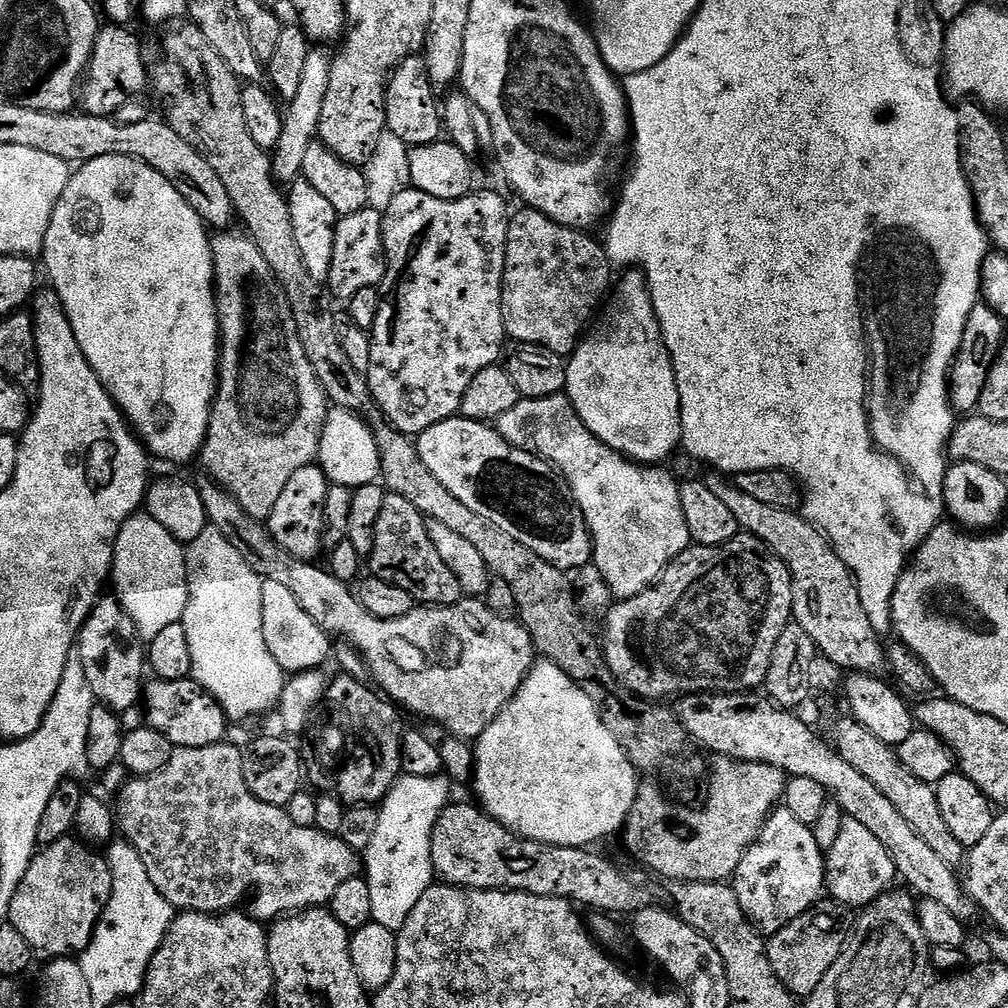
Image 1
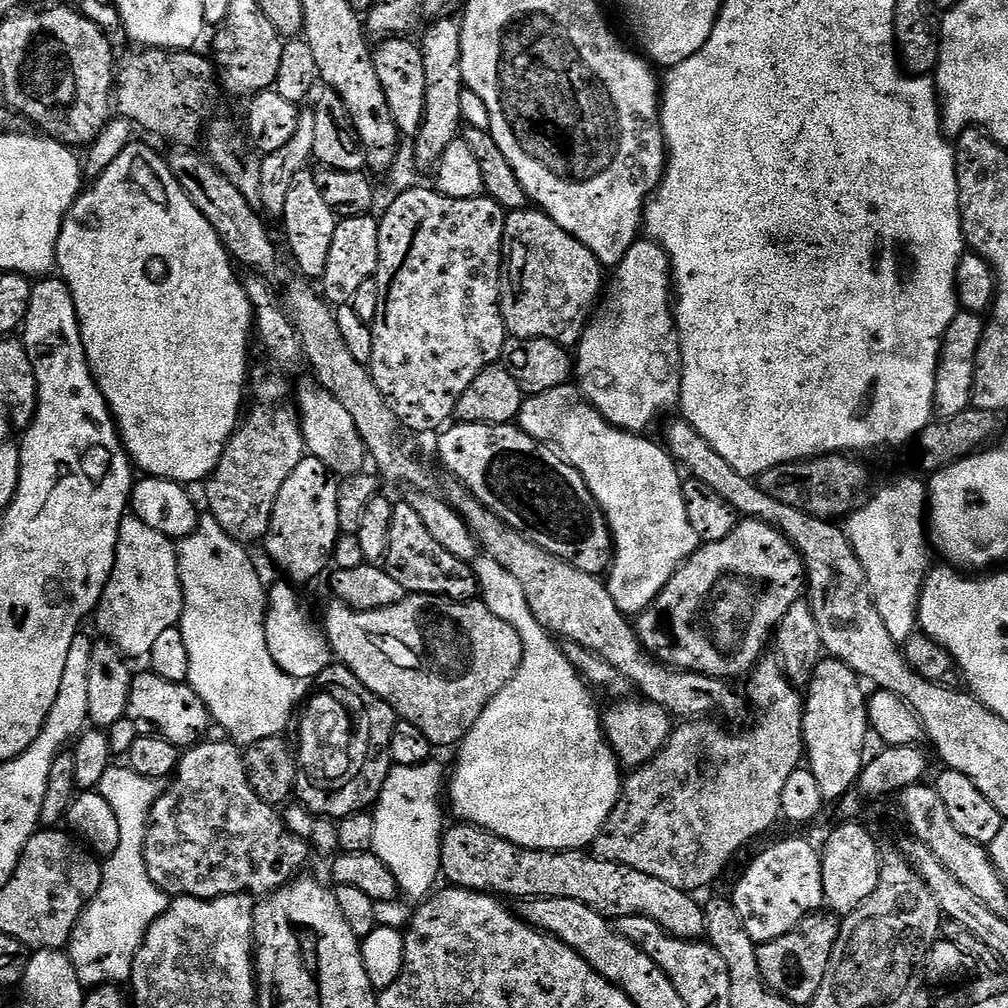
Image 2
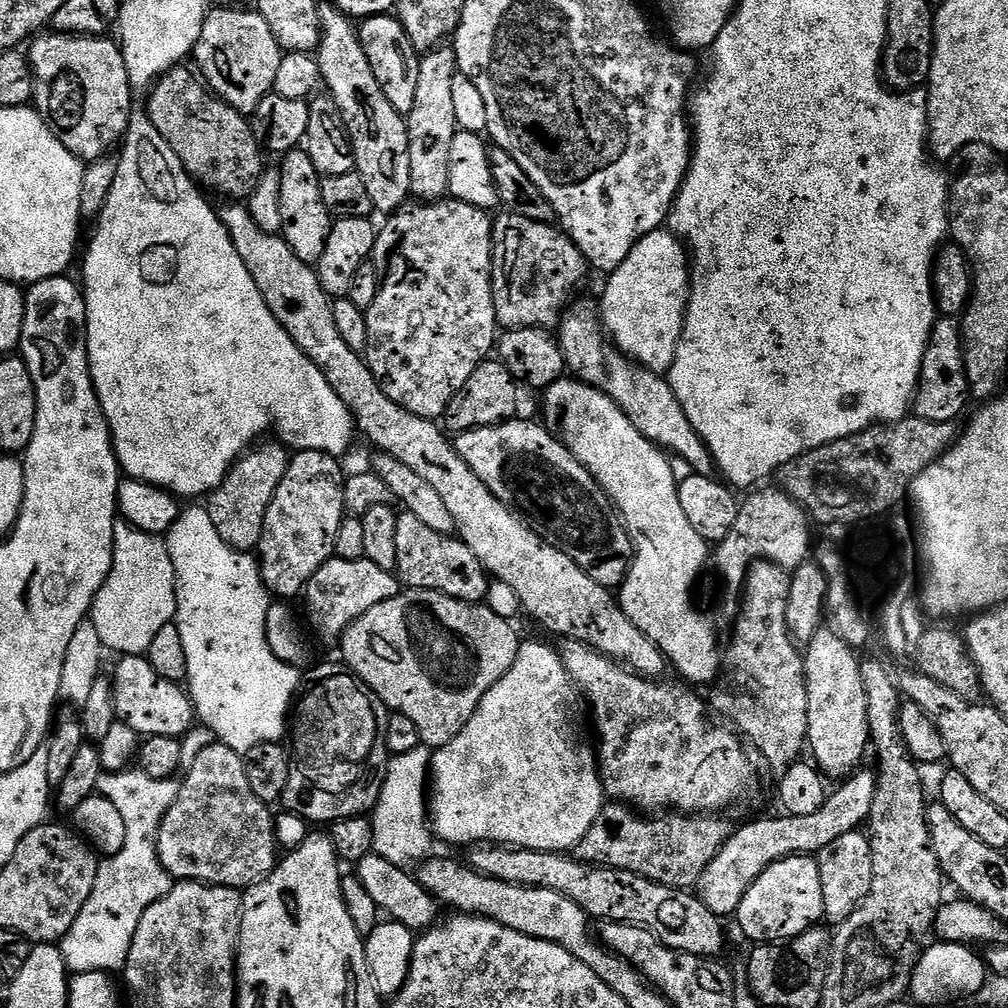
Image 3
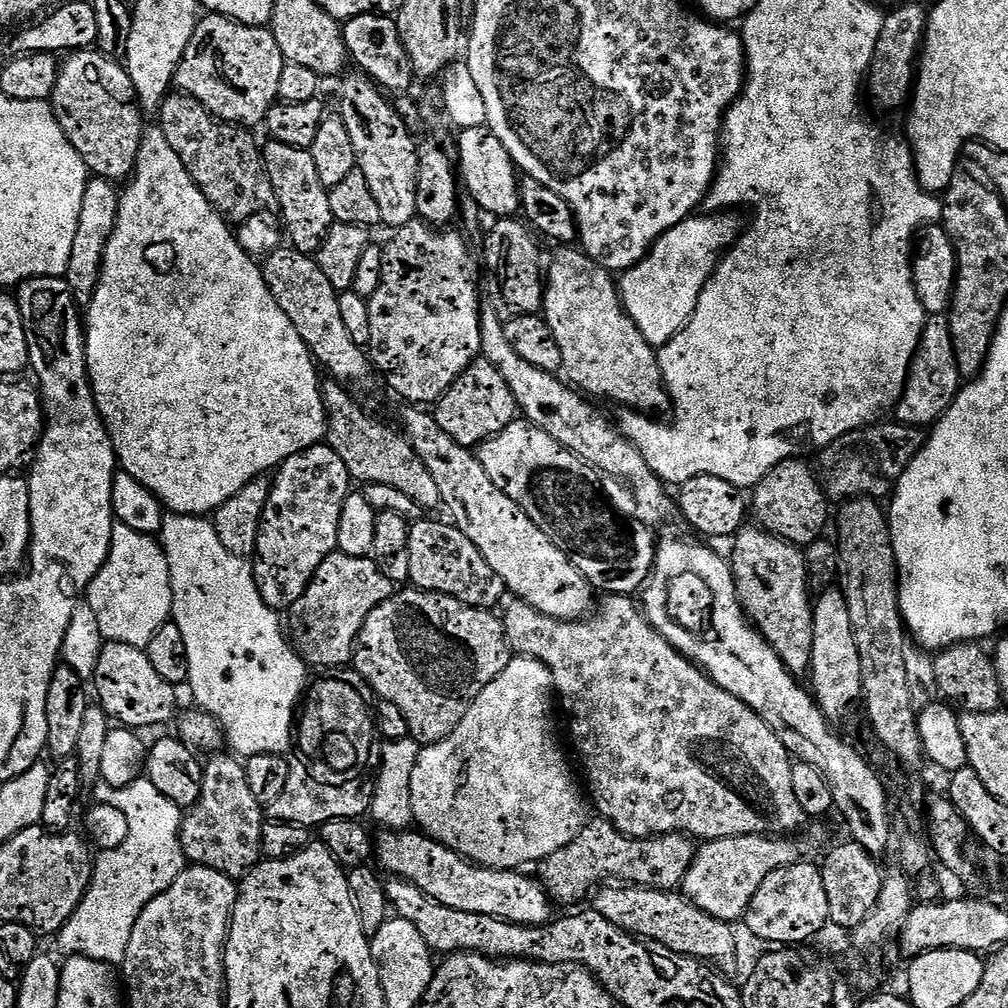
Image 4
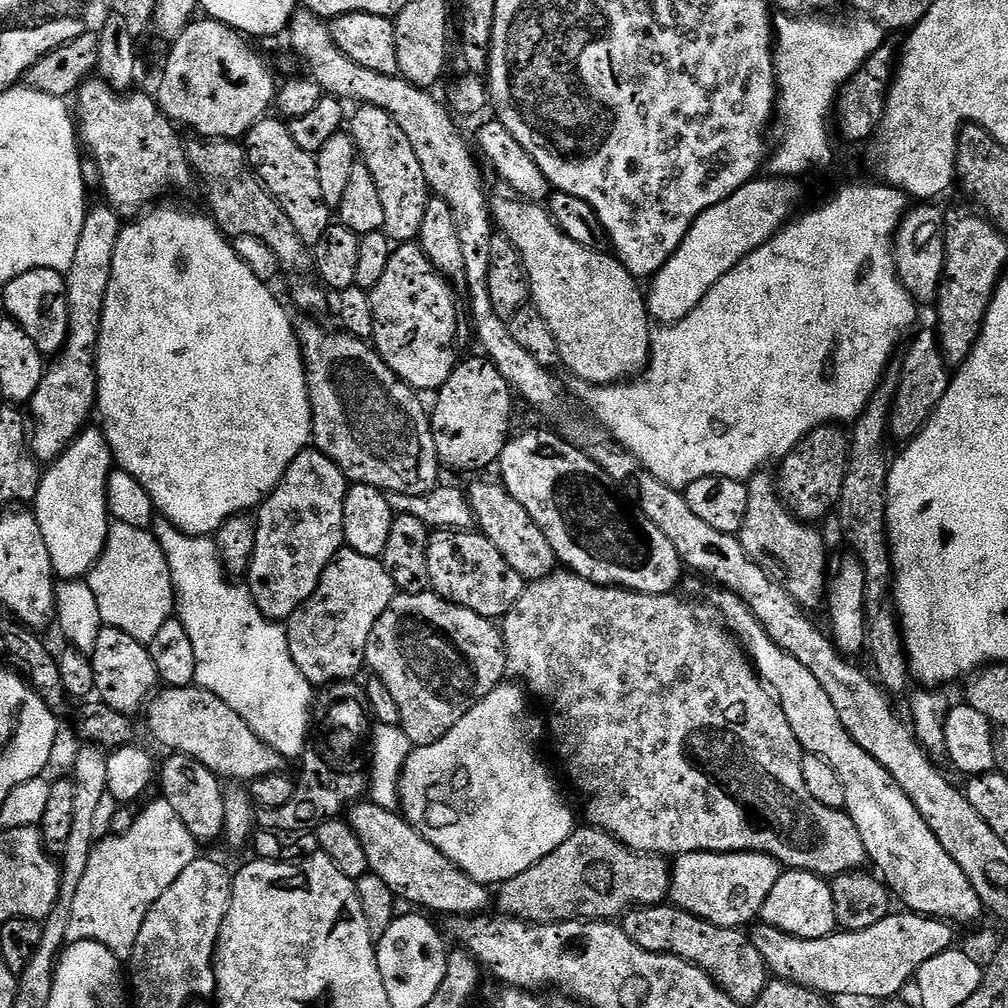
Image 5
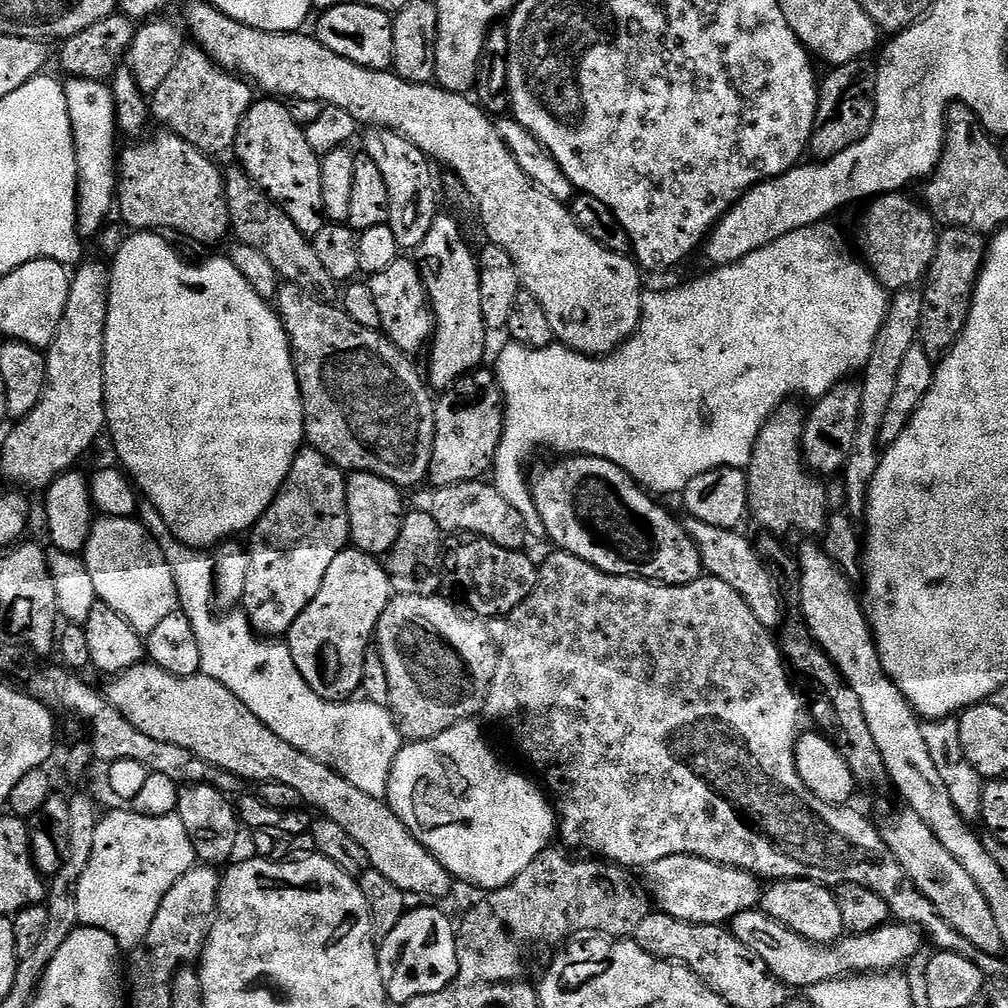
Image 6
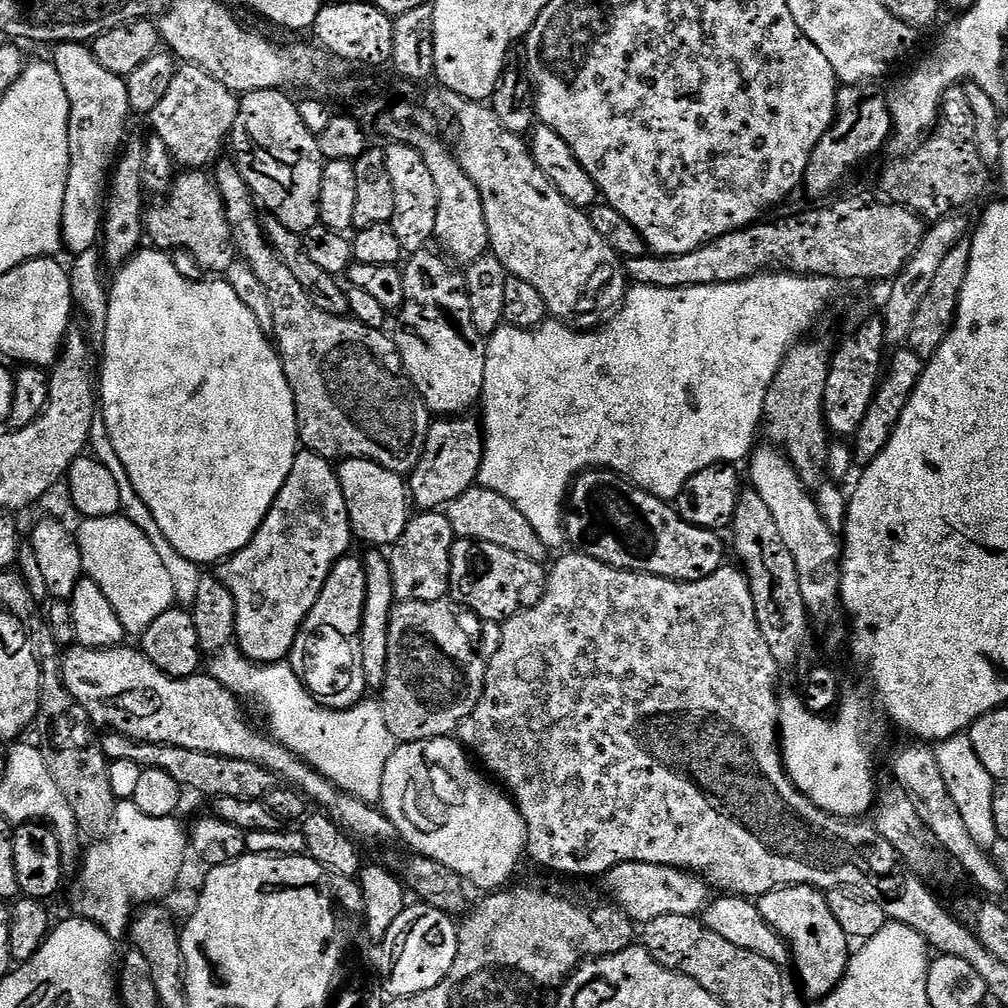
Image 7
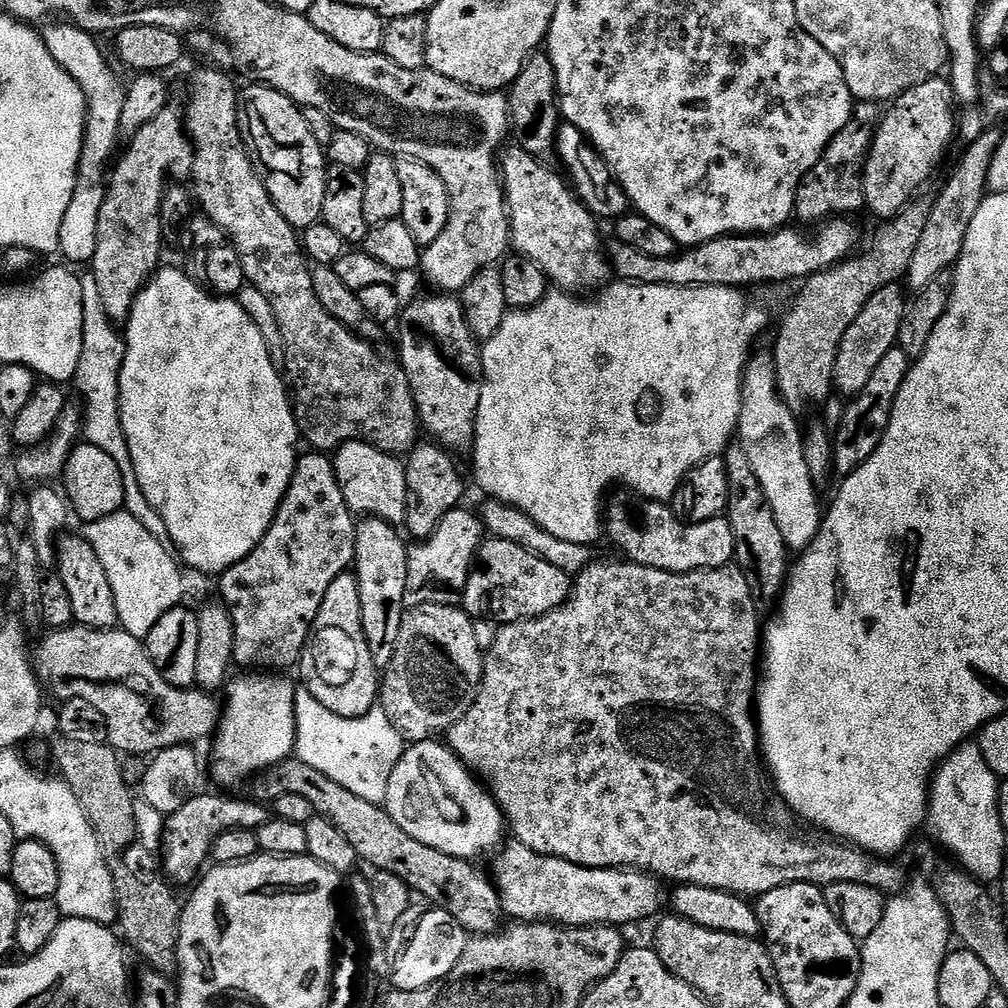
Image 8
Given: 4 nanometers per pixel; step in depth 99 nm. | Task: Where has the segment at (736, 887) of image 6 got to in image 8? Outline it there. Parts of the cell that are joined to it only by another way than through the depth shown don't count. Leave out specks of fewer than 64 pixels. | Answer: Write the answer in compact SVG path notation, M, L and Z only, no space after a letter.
M508 843L495 853L494 883L503 915L512 916L508 918L513 921L547 922L566 928L625 926L636 924L639 920L651 921L660 908L660 899L663 896L665 899L666 892L660 889L661 881L646 872L587 868L557 856L538 854L525 844Z

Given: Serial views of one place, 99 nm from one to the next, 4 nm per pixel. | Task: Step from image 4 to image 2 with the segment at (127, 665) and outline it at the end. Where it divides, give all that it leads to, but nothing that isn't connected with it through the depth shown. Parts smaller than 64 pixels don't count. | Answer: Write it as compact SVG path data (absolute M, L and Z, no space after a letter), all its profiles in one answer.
M151 670L137 671L132 677L129 694L127 717L130 722L134 722L139 735L166 738L166 742L181 750L187 750L207 737L204 735L208 732L208 724L210 725L208 707L191 684L166 682L166 678Z

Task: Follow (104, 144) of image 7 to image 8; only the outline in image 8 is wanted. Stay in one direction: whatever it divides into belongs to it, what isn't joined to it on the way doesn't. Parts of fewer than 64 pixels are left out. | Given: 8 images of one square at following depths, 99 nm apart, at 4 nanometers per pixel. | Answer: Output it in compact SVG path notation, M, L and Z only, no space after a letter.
M52 22L48 26L42 32L46 50L50 50L54 62L58 62L58 66L66 70L66 74L70 74L74 82L78 82L82 94L88 100L84 149L78 162L74 194L70 198L70 206L66 206L66 218L62 218L62 230L58 234L59 255L65 256L69 265L88 266L94 258L94 246L98 246L98 210L102 210L106 177L114 160L112 150L116 140L121 137L120 122L126 88L123 83L120 85L119 78L112 73L112 68L96 41L99 39L93 33L84 32L71 22Z

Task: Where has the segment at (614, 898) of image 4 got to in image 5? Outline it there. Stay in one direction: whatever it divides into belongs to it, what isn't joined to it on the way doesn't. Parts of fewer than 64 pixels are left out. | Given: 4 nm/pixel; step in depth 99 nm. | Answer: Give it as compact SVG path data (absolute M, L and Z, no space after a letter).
M668 902L655 904L652 908L631 908L622 917L622 927L626 938L642 946L642 950L680 956L701 968L737 1006L755 1005L768 985L770 973L762 954L754 950L751 935L739 928L714 926L709 920L698 918Z

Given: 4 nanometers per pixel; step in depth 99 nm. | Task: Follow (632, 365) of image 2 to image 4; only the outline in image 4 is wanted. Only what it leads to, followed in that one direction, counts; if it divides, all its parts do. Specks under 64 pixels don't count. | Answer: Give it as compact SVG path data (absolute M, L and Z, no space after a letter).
M720 210L715 214L708 214L712 216L700 216L701 214L693 214L688 219L683 220L678 226L674 226L670 230L666 230L666 234L662 234L662 238L658 238L658 242L648 251L647 255L644 256L644 260L634 267L629 268L627 272L623 273L619 277L618 287L620 289L620 300L624 303L624 309L627 310L628 316L631 317L632 321L642 330L642 334L646 338L646 342L650 342L652 347L659 350L668 344L681 332L690 322L690 318L696 312L696 307L700 301L700 295L702 290L707 286L708 280L716 272L716 267L720 265L720 261L724 259L724 253L740 239L742 235L742 224L740 228L740 220L735 211L732 210Z

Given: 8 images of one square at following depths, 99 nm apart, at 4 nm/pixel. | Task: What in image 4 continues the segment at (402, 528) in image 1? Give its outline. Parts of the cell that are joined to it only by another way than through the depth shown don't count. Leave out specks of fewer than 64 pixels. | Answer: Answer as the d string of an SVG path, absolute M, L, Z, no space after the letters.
M417 519L410 527L411 587L421 592L441 592L475 608L491 609L496 606L492 604L506 596L506 589L502 578L494 572L494 566L486 562L478 546L474 546L474 542L470 542L468 535L455 523L443 524L440 520L424 519Z

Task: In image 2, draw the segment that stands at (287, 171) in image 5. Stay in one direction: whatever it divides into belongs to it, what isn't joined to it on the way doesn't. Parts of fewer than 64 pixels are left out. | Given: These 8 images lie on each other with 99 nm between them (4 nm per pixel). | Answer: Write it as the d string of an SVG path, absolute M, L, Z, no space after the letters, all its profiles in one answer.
M301 170L294 174L286 197L286 210L282 217L284 232L288 235L288 248L300 267L299 275L309 281L319 281L326 270L326 258L330 258L330 242L334 242L334 230L338 217L318 191L318 182L311 171Z

